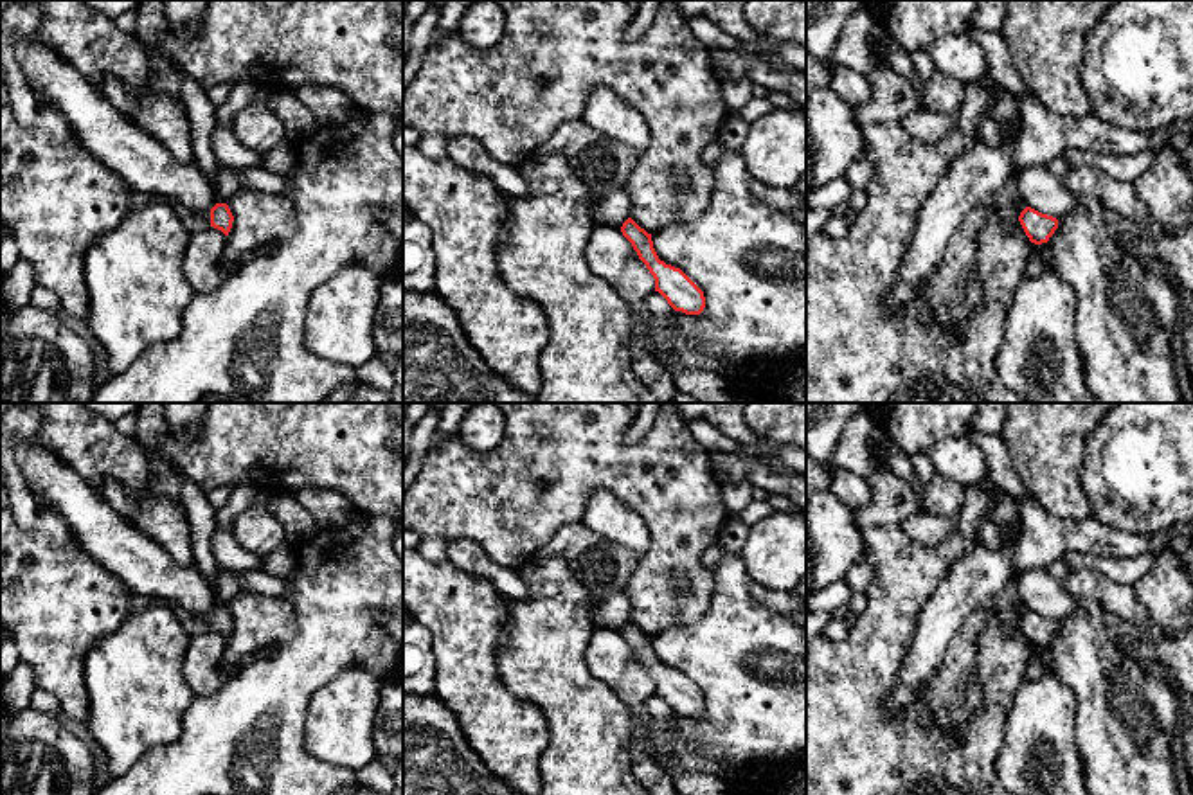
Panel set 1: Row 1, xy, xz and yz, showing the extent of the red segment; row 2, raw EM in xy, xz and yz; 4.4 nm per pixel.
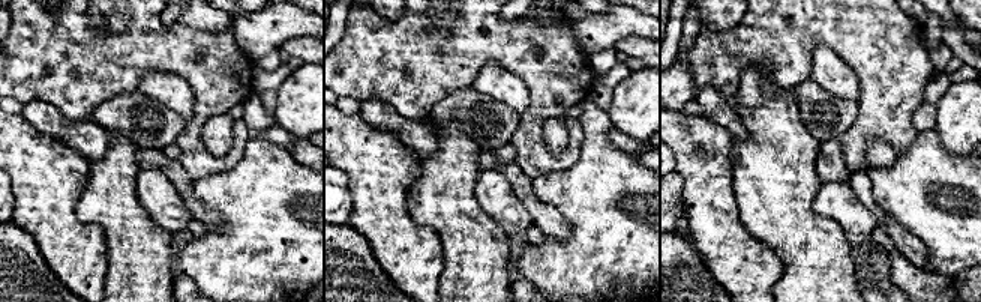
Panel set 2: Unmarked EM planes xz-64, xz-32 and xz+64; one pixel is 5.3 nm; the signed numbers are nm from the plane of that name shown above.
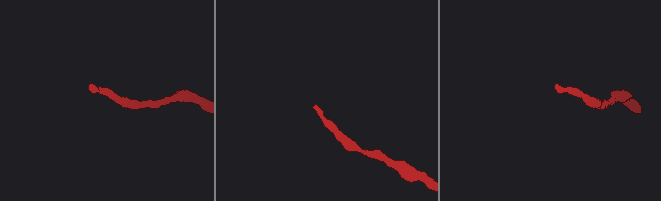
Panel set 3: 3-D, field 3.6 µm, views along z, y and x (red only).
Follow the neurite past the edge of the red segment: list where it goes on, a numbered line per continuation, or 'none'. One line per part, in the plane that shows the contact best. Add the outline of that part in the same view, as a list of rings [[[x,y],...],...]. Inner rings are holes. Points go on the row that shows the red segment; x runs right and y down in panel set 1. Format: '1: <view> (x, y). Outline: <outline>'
1: xy (195, 223). Outline: [[[130,191],[130,210],[137,210],[153,201],[169,203],[180,214],[180,218],[184,219],[184,223],[191,234],[211,227],[211,210],[202,216],[193,216],[191,212],[187,212],[185,209],[178,207],[176,203],[173,203],[166,198]]]

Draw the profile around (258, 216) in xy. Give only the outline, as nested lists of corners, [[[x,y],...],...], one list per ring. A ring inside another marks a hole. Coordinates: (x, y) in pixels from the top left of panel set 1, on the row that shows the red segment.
[[[239,191],[229,209],[234,216],[227,236],[223,266],[227,277],[241,266],[241,255],[263,243],[286,239],[295,234],[295,212],[286,196],[259,191]]]

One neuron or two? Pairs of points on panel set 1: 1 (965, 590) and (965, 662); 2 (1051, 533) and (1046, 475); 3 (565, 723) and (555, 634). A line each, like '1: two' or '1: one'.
1: two
2: two
3: one

